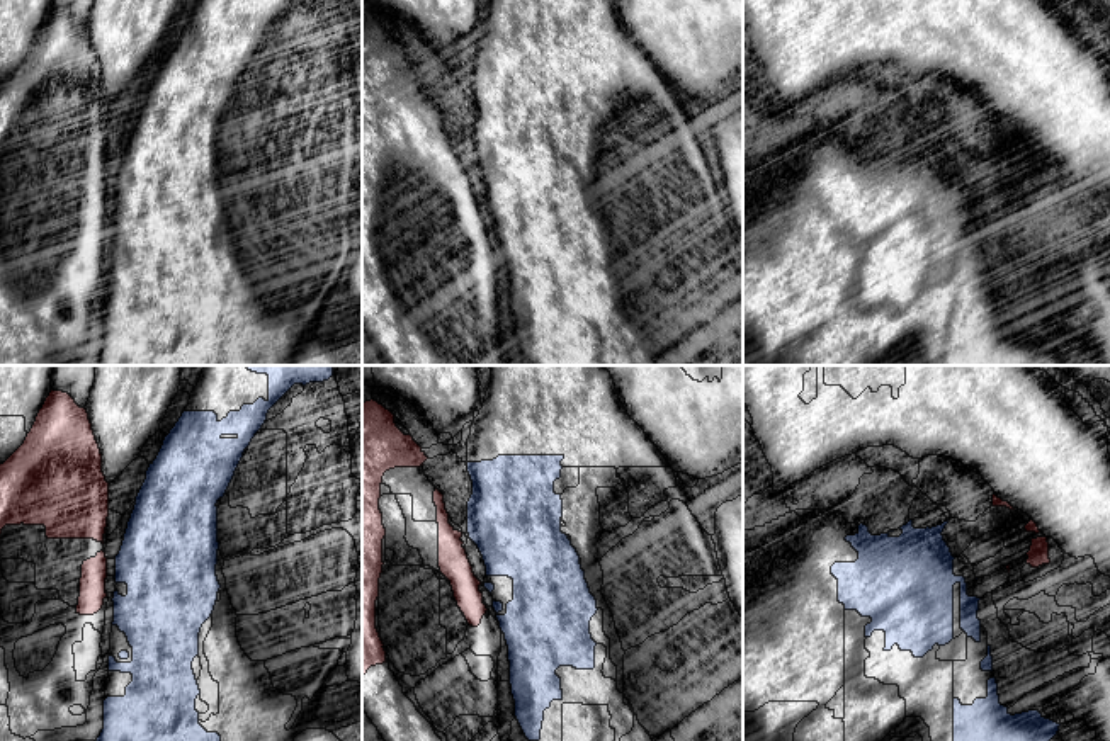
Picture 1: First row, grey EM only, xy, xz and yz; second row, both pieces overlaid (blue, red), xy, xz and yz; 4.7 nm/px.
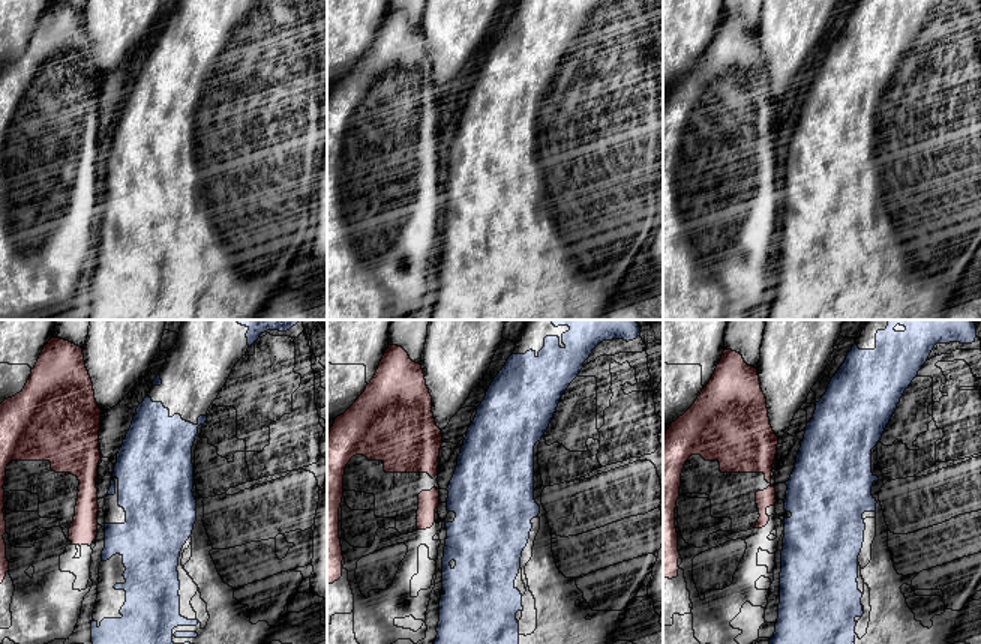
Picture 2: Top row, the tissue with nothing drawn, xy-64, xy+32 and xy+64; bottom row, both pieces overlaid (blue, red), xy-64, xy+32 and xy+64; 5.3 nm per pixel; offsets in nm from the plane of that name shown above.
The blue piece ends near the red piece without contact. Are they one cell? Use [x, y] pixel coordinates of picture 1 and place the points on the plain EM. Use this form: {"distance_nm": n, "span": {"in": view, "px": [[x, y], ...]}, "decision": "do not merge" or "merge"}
{"distance_nm": 20, "span": {"in": "xz", "px": [[485, 203], [480, 203]]}, "decision": "do not merge"}

